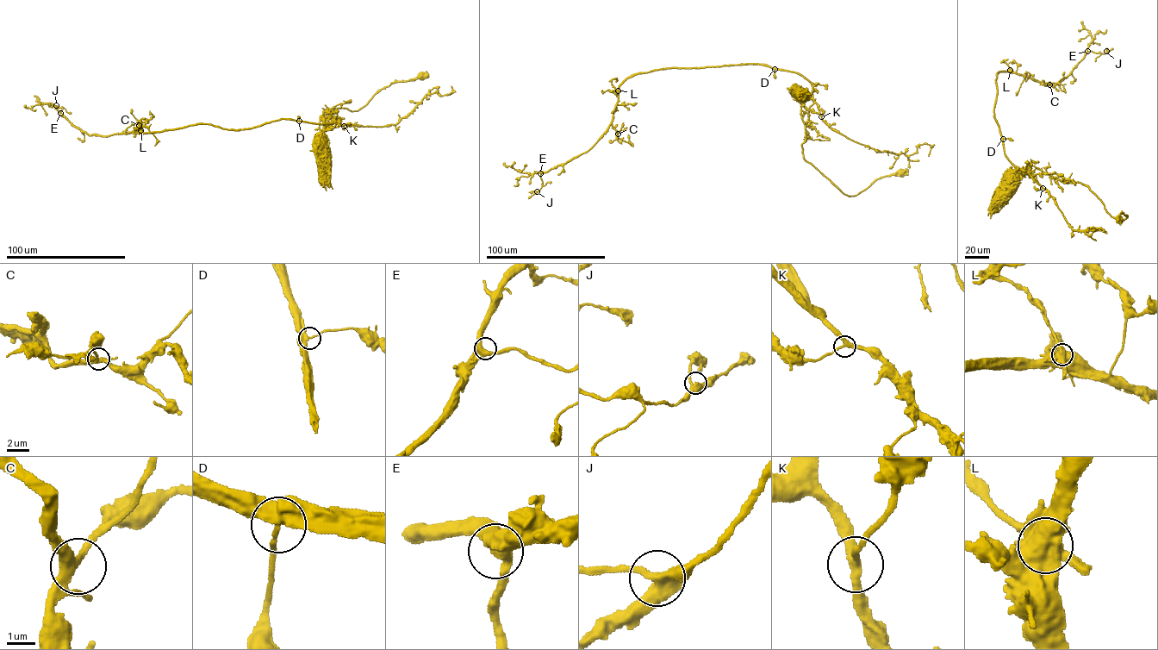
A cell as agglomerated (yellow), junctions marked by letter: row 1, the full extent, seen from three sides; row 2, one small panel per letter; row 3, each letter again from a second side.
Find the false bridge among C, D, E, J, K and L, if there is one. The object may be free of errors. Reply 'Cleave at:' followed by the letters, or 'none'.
Cleave at: L

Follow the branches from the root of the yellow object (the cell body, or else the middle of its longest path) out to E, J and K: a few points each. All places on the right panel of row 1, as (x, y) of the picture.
E: (1118, 219), (1126, 215), (1111, 216), (1087, 186), (1011, 164), (994, 118), (997, 72), (1058, 84), (1087, 51)
J: (1118, 219), (1087, 186), (1011, 164), (993, 111), (999, 71), (1058, 84), (1106, 51)
K: (1118, 219), (1126, 215), (1111, 216), (1080, 183), (1052, 176), (1055, 180), (1050, 173), (1032, 177), (1042, 188)

